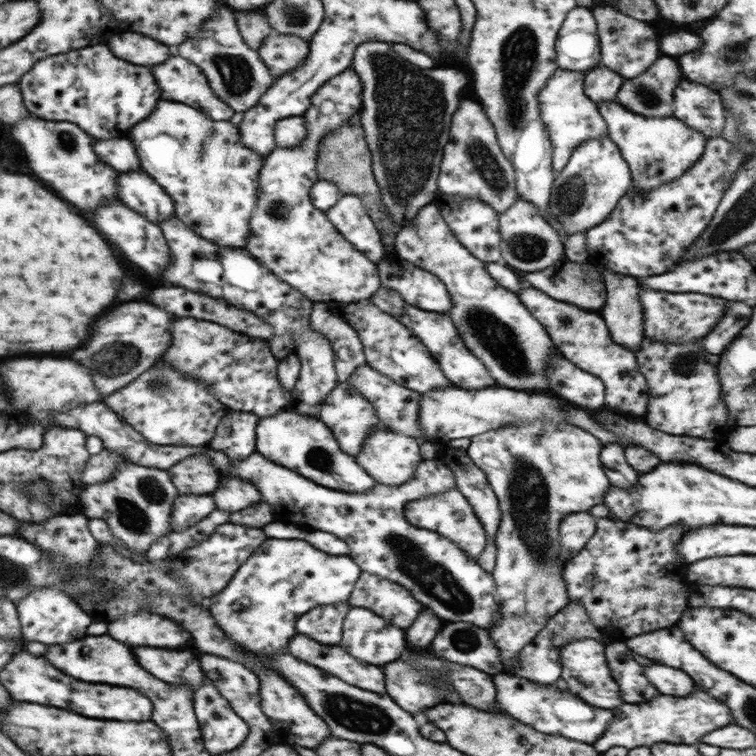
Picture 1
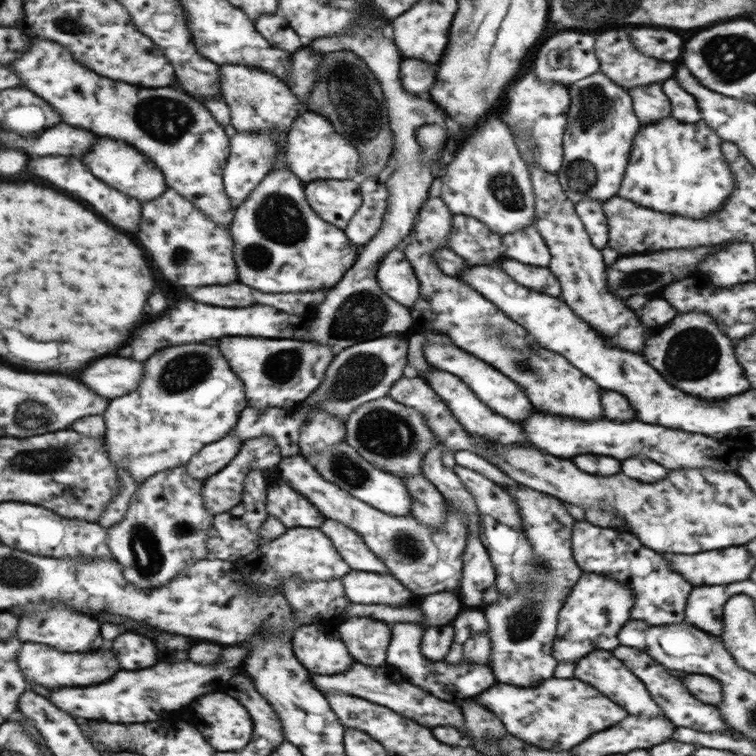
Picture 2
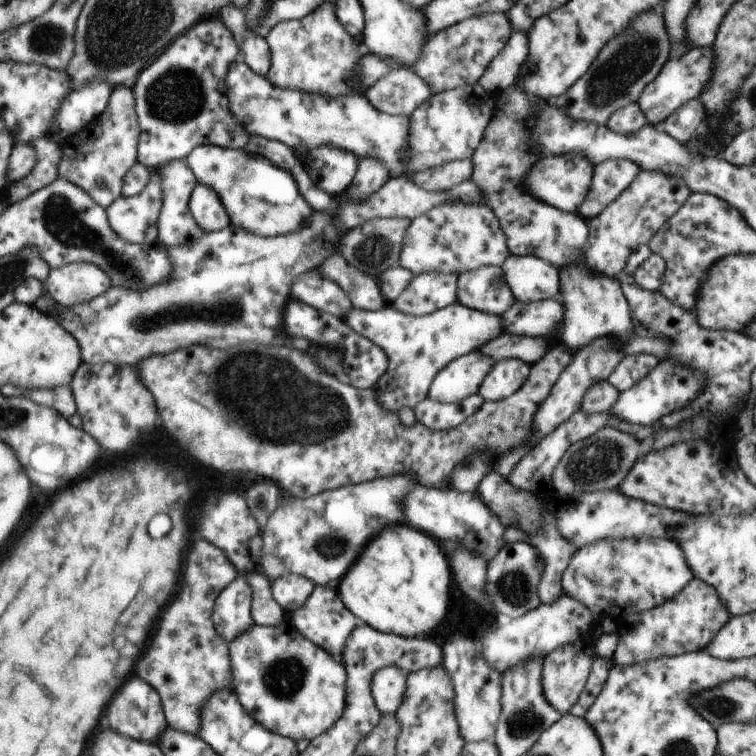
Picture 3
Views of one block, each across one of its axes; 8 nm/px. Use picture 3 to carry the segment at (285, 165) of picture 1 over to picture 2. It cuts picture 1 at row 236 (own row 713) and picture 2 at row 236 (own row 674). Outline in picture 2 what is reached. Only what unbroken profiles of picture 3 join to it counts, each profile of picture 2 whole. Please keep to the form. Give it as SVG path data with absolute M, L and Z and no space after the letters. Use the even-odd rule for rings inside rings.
M271 169L235 208L234 219L228 229L234 241L238 282L266 293L308 292L331 289L352 268L359 249L343 230L325 222L311 209L305 195L305 185L290 169Z

